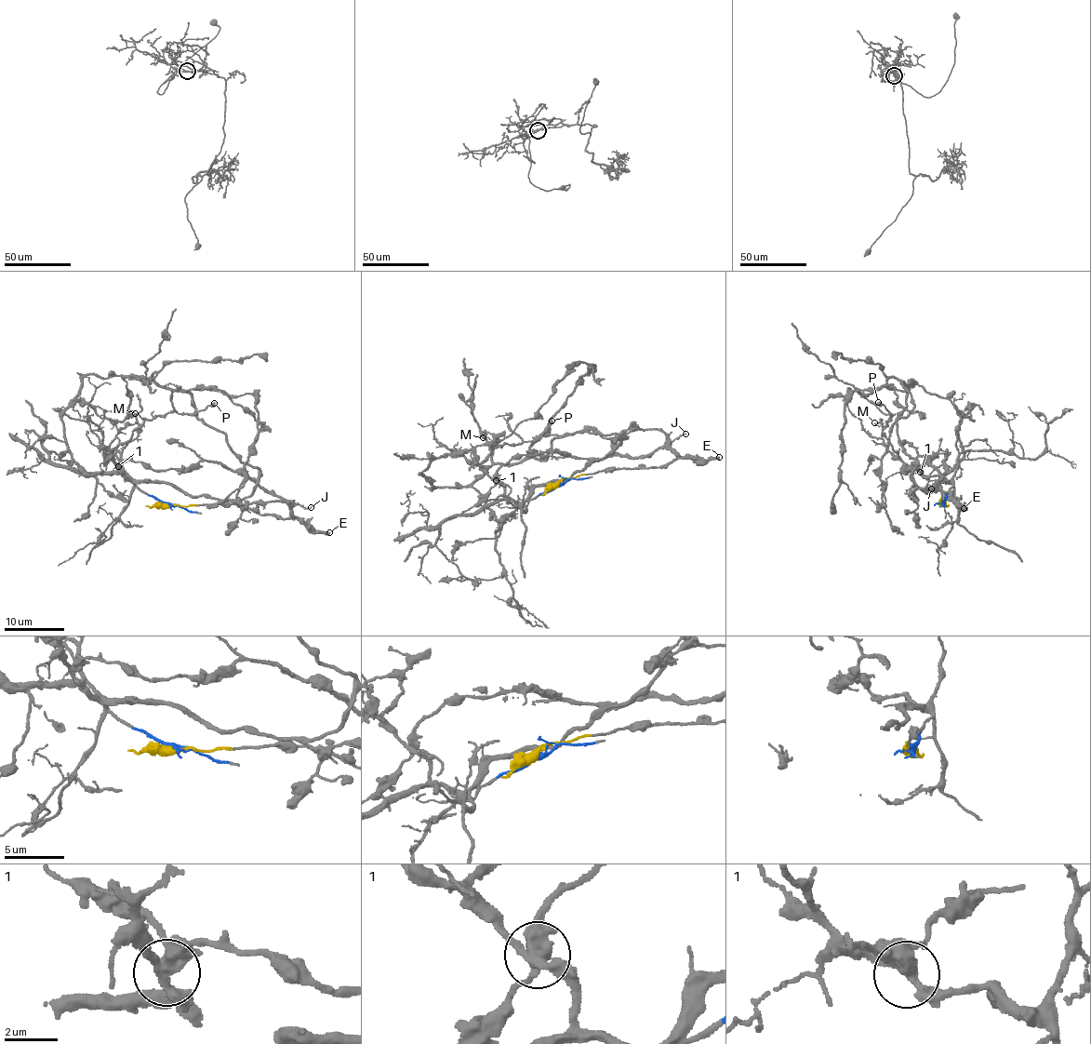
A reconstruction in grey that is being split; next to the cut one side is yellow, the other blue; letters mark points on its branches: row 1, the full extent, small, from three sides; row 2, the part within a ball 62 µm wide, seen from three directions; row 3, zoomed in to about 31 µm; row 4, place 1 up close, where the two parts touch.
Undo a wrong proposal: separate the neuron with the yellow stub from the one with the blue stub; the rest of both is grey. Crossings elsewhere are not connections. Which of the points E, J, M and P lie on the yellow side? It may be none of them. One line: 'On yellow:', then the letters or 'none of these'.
On yellow: E, J

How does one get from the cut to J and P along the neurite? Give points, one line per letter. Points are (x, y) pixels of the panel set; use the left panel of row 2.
J: (171, 506), (232, 503), (282, 518), (293, 515), (295, 504), (311, 506)
P: (171, 506), (126, 480), (112, 450), (147, 419), (171, 412), (196, 413), (215, 403)

